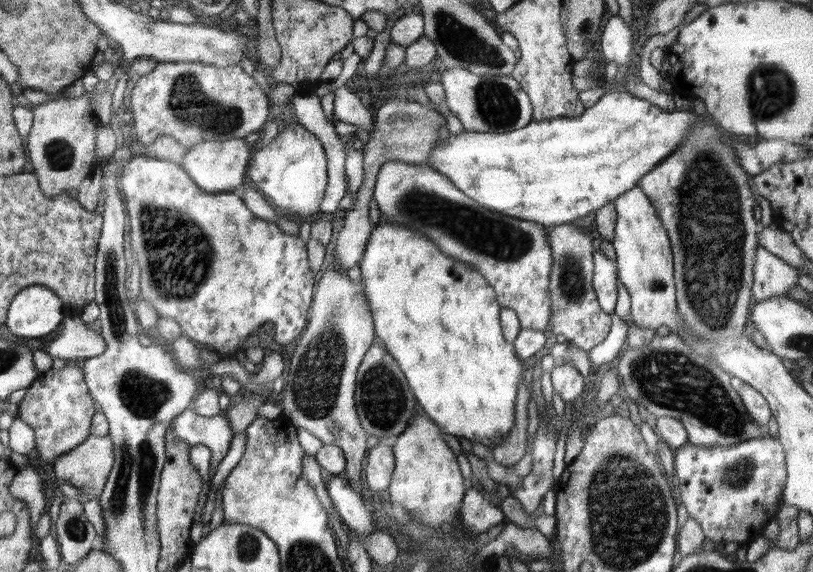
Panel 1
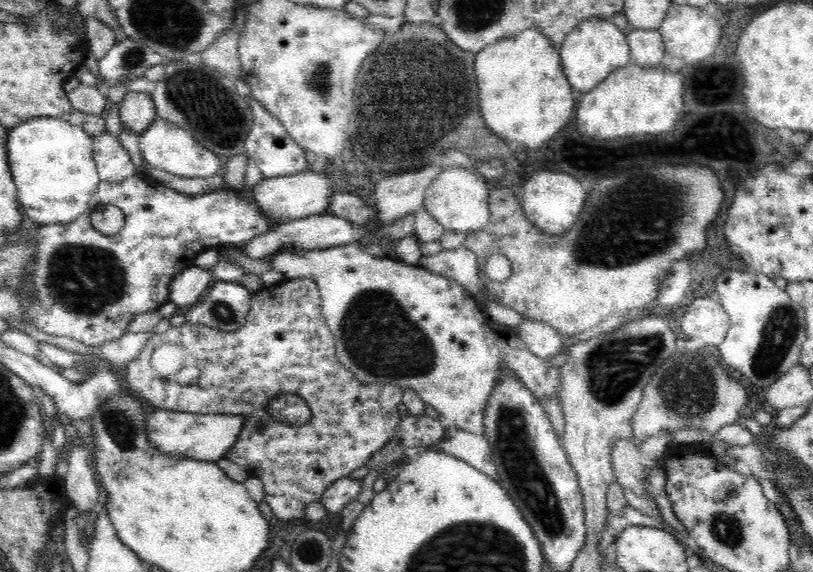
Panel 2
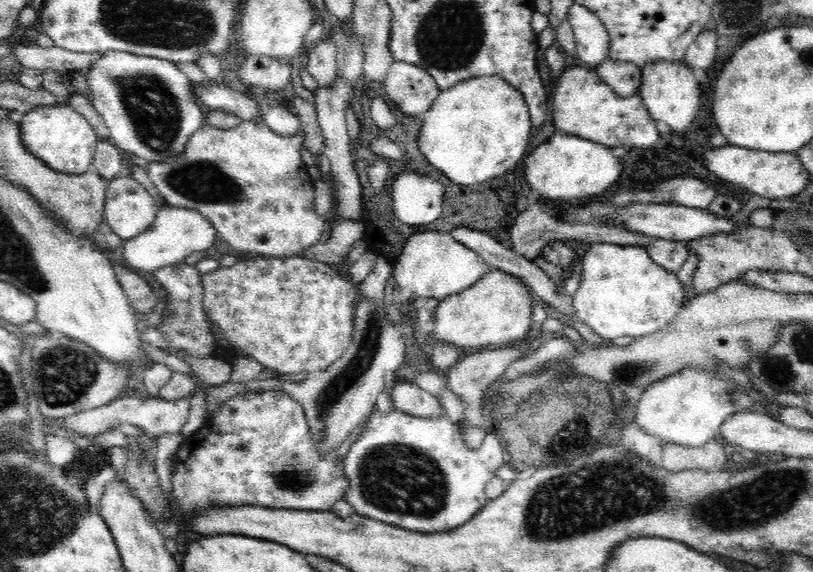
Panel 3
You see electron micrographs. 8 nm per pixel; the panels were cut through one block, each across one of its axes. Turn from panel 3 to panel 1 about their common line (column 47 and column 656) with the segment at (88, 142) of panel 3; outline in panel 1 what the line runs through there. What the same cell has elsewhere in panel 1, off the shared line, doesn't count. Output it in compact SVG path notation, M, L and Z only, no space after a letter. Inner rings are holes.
M611 88L577 117L532 120L524 128L502 134L464 131L449 135L446 140L439 139L428 161L422 164L430 166L431 163L432 168L448 177L480 206L550 228L594 213L638 185L646 173L686 139L686 133L696 121L700 121L700 117L693 110L668 112L628 92Z

